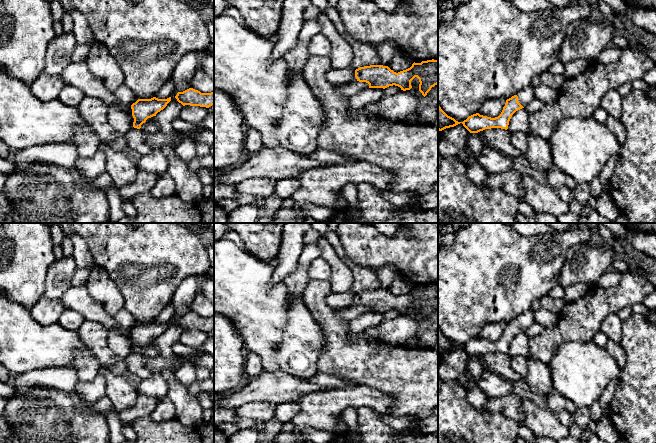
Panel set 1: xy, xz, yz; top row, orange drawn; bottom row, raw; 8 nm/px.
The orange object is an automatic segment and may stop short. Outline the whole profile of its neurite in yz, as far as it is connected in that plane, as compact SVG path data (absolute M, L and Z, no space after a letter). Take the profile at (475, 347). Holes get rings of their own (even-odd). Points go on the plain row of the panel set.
M531 309L527 310L516 319L506 324L505 330L498 341L491 342L476 337L469 340L463 346L458 346L454 342L448 340L438 328L438 354L442 355L460 347L462 347L470 357L478 357L491 352L501 352L507 354L512 339L516 335L525 332L534 322L534 312Z

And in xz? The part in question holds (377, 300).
M427 284L421 287L413 287L412 290L406 294L398 297L391 294L388 290L370 289L360 291L355 294L356 303L349 308L335 310L335 315L339 318L352 321L368 312L387 312L389 310L398 310L401 314L406 315L412 312L411 305L417 301L419 303L419 315L425 321L432 311L438 308L438 284Z

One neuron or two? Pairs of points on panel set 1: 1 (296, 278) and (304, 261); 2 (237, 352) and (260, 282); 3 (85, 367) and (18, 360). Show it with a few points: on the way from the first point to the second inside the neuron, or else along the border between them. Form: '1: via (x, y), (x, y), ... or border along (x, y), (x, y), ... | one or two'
1: via (300, 274), (303, 265) | one
2: border along (227, 318), (241, 336), (245, 350) | two
3: via (68, 356), (35, 356) | one

